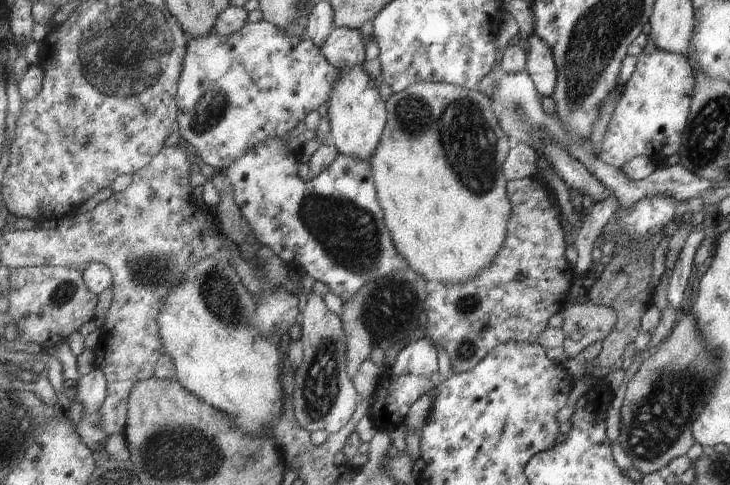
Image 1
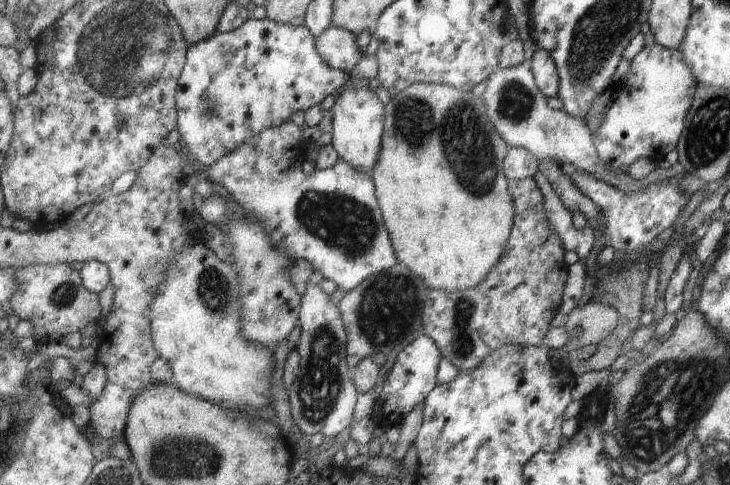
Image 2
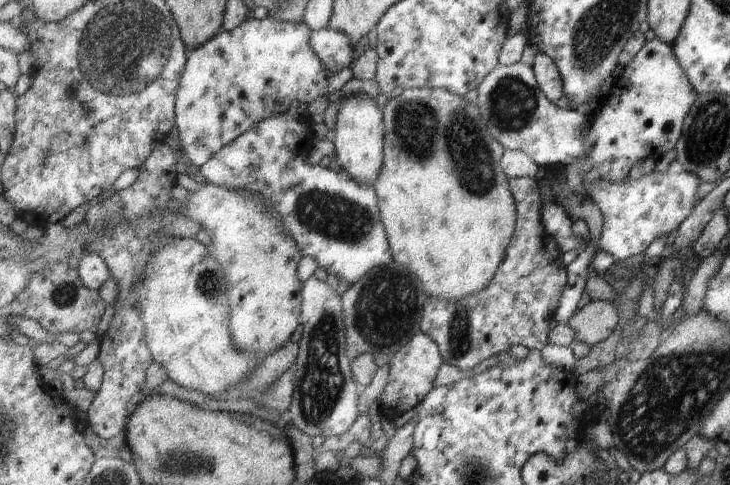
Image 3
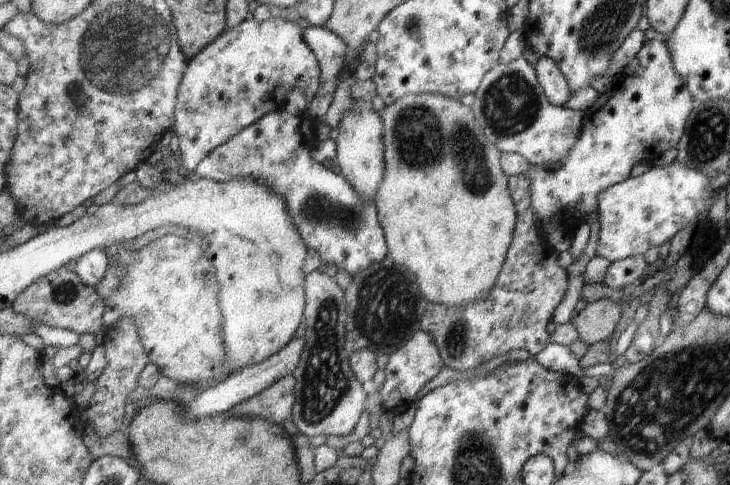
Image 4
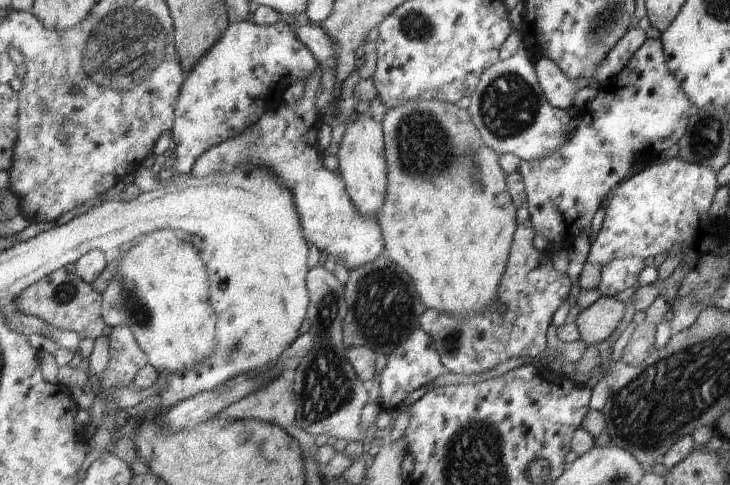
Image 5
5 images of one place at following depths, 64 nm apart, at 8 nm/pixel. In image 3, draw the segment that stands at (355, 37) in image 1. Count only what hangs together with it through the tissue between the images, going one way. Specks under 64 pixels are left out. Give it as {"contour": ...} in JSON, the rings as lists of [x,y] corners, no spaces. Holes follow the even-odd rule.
{"contour":[[[330,27],[312,31],[312,42],[313,50],[332,74],[349,68],[355,62],[352,39],[345,32]]]}

